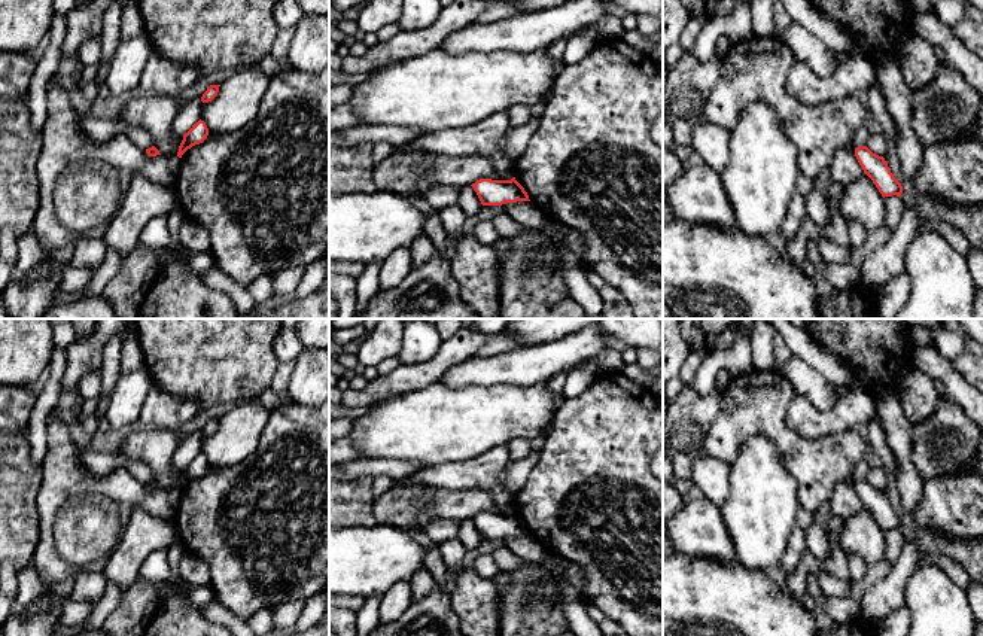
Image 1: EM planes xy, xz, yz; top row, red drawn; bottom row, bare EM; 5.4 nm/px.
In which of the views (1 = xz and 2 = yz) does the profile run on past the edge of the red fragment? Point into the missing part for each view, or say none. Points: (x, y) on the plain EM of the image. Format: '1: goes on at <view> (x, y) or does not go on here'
1: does not go on here
2: does not go on here

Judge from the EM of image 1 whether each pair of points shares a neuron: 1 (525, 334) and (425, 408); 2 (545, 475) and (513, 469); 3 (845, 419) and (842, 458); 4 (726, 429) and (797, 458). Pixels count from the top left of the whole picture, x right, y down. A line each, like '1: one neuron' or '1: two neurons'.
1: two neurons
2: two neurons
3: two neurons
4: one neuron

